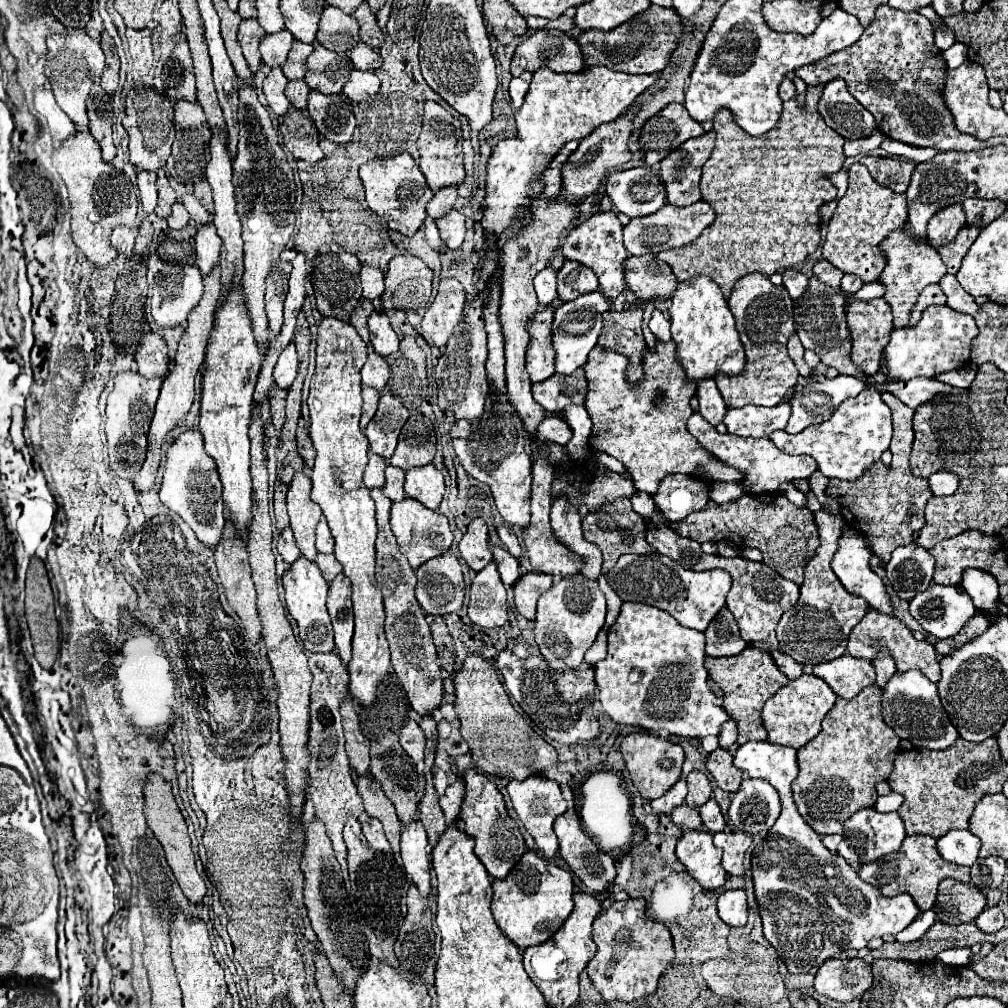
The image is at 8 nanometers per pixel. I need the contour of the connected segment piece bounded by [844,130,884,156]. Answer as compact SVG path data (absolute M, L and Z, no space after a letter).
M876 130L870 140L848 140L844 144L844 156L864 156L882 144L884 136Z

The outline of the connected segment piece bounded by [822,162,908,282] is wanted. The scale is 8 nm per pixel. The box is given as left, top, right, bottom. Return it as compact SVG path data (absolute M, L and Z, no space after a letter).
M856 162L848 170L848 190L838 200L838 208L830 218L822 256L844 274L854 274L864 282L876 282L886 266L886 256L882 254L882 250L878 250L878 246L882 240L888 238L890 232L904 228L906 220L906 194L896 194L886 186L878 184L870 176L866 166Z

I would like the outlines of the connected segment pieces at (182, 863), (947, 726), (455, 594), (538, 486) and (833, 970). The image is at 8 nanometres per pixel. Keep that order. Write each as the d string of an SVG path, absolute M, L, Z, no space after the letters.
M148 774L146 784L144 784L144 802L146 802L144 804L146 822L152 828L158 842L162 844L162 848L166 852L166 860L168 860L170 868L174 868L174 876L176 876L180 888L184 890L188 900L202 900L206 894L206 884L194 866L194 854L190 850L190 836L186 830L186 822L184 822L180 808L176 806L176 800L172 796L172 786L160 774Z
M896 670L896 674L886 682L882 688L882 716L898 738L912 742L918 748L940 750L952 746L958 738L958 730L952 726L946 710L940 704L936 684L930 682L920 670Z
M450 550L424 562L416 570L416 576L416 600L428 614L444 616L460 610L464 598L464 580L460 562Z
M538 452L538 456L532 458L532 520L530 524L524 528L524 552L532 564L532 568L536 572L546 572L552 574L556 578L564 578L568 574L576 574L580 572L580 568L584 566L584 560L580 560L578 554L574 554L572 550L568 550L564 544L560 544L554 536L552 536L552 528L550 528L550 506L552 506L552 480L554 480L554 470L552 464L548 462L548 456L544 452Z
M862 958L826 960L816 972L814 988L818 994L838 1002L850 1002L872 986L872 964Z

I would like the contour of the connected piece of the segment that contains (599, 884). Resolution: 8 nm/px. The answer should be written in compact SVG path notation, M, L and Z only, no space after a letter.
M566 810L564 814L560 814L554 822L554 832L560 840L560 848L558 848L560 856L566 860L570 870L582 880L582 884L588 888L588 892L592 892L592 894L606 892L608 886L612 884L612 880L616 878L614 858L610 854L606 854L604 850L600 850L600 846L582 830L578 812L576 810Z

